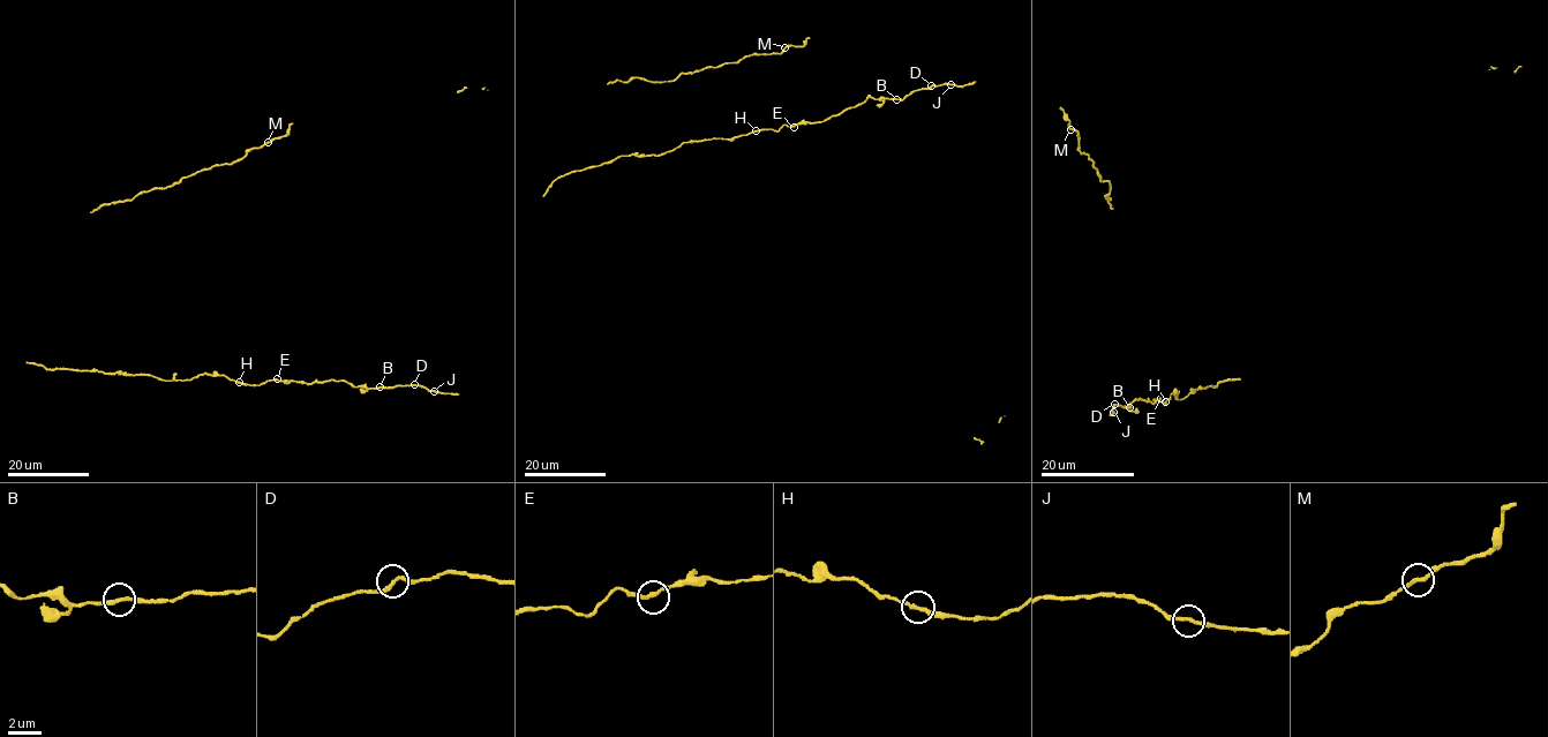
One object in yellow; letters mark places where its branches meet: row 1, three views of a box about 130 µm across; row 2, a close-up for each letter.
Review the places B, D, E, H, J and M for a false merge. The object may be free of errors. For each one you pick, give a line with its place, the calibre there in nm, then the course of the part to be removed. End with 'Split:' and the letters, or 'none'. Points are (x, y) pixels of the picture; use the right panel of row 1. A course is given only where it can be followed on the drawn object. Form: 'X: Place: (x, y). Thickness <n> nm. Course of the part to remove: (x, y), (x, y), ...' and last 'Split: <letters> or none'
Split: none

